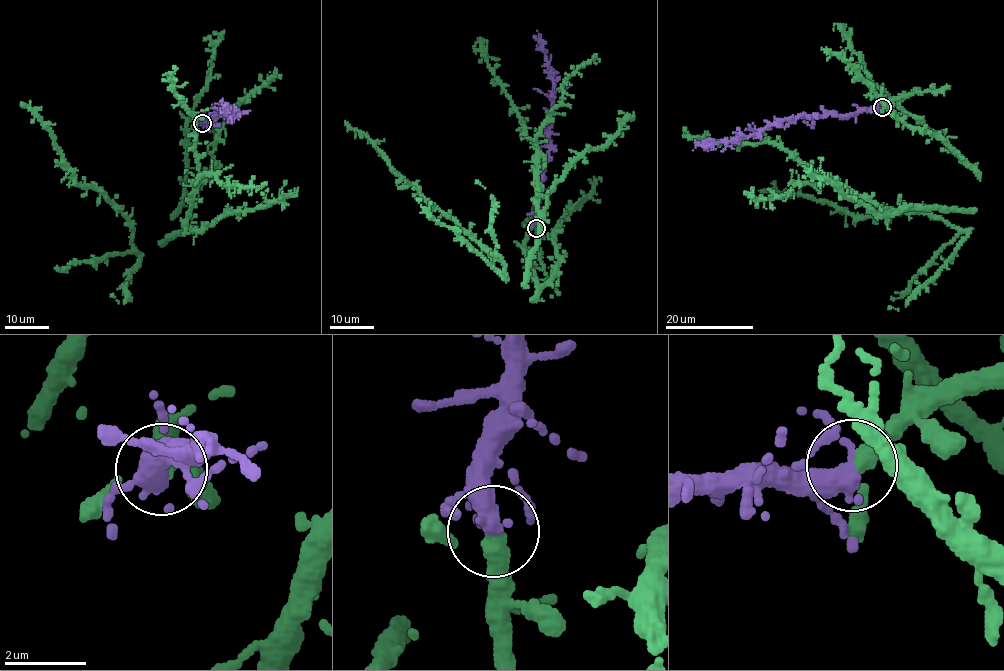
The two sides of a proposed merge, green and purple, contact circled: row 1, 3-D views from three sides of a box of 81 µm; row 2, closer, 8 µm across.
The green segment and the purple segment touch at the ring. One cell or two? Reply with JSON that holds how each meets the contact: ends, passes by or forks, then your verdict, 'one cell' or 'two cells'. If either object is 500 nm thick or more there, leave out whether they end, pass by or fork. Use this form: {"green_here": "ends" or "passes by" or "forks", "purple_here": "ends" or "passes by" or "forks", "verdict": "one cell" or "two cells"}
{"green_here": "passes by", "purple_here": "passes by", "verdict": "one cell"}

